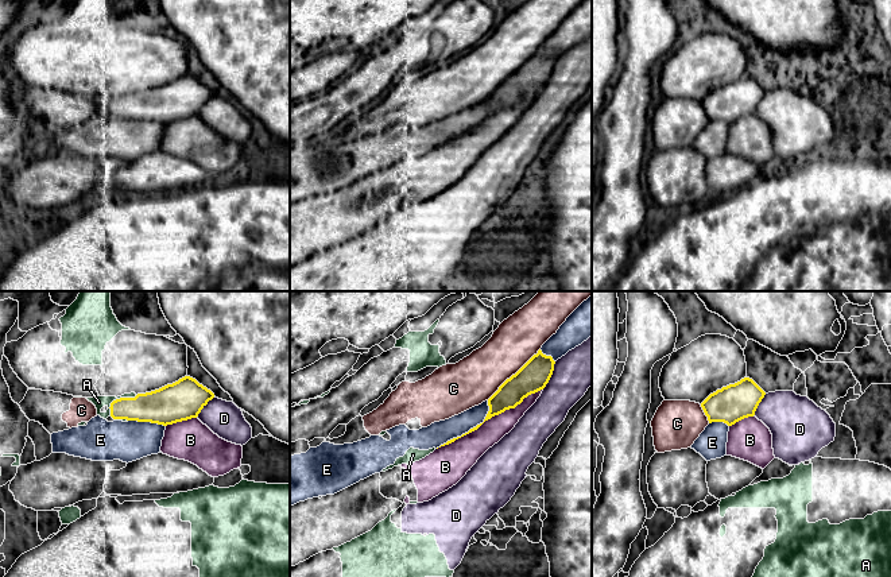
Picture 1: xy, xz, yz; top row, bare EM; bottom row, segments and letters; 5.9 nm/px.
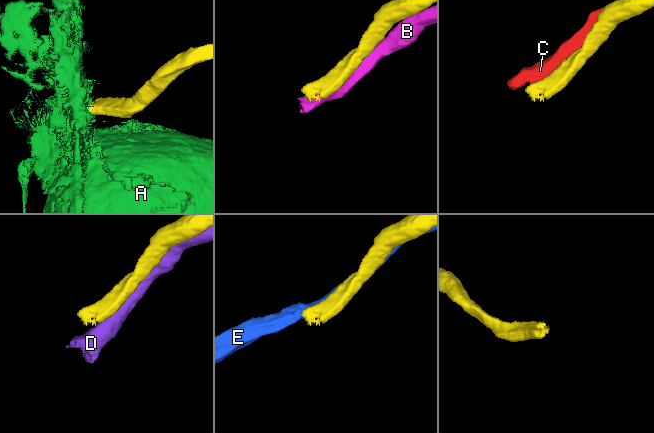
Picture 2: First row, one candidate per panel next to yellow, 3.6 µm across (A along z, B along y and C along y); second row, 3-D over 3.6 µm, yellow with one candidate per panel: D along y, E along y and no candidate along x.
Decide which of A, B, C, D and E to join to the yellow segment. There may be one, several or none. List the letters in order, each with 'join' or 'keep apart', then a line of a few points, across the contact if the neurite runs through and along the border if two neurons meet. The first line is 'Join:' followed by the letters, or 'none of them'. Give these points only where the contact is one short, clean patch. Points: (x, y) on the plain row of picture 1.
Join: none of them
A: keep apart; line xy (136, 93), (116, 96), (111, 101), (109, 113)
B: keep apart
C: keep apart
D: keep apart
E: keep apart

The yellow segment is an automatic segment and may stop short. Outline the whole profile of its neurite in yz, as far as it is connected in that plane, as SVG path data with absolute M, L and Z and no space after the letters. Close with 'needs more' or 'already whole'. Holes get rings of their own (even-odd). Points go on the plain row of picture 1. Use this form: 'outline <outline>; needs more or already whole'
outline M749 75L710 92L701 105L709 121L724 120L728 124L754 115L766 90Z; already whole

